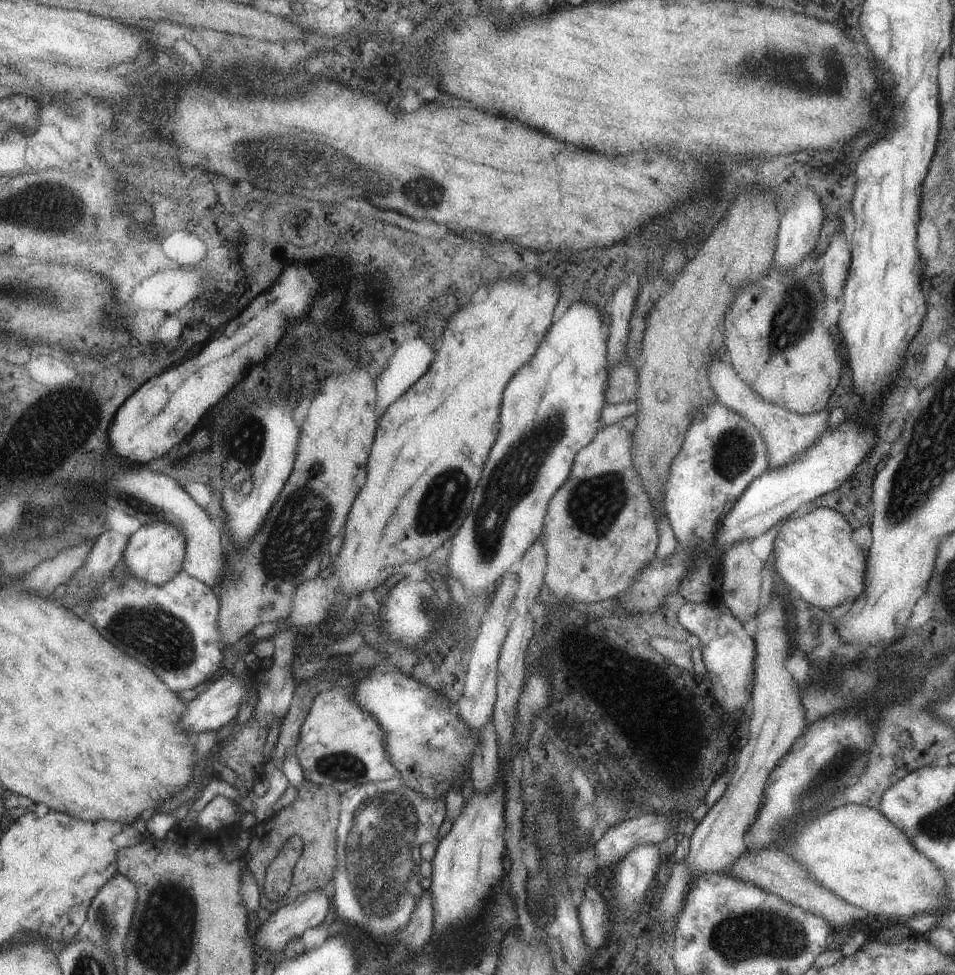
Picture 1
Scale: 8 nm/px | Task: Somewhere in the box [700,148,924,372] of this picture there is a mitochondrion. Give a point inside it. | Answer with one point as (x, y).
(792, 322)

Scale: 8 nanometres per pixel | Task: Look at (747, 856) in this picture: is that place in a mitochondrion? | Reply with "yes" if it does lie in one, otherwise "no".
no

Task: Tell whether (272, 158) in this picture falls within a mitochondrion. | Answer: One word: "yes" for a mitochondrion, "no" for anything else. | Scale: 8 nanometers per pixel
yes

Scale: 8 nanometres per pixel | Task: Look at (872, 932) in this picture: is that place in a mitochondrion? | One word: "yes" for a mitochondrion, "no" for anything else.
no

